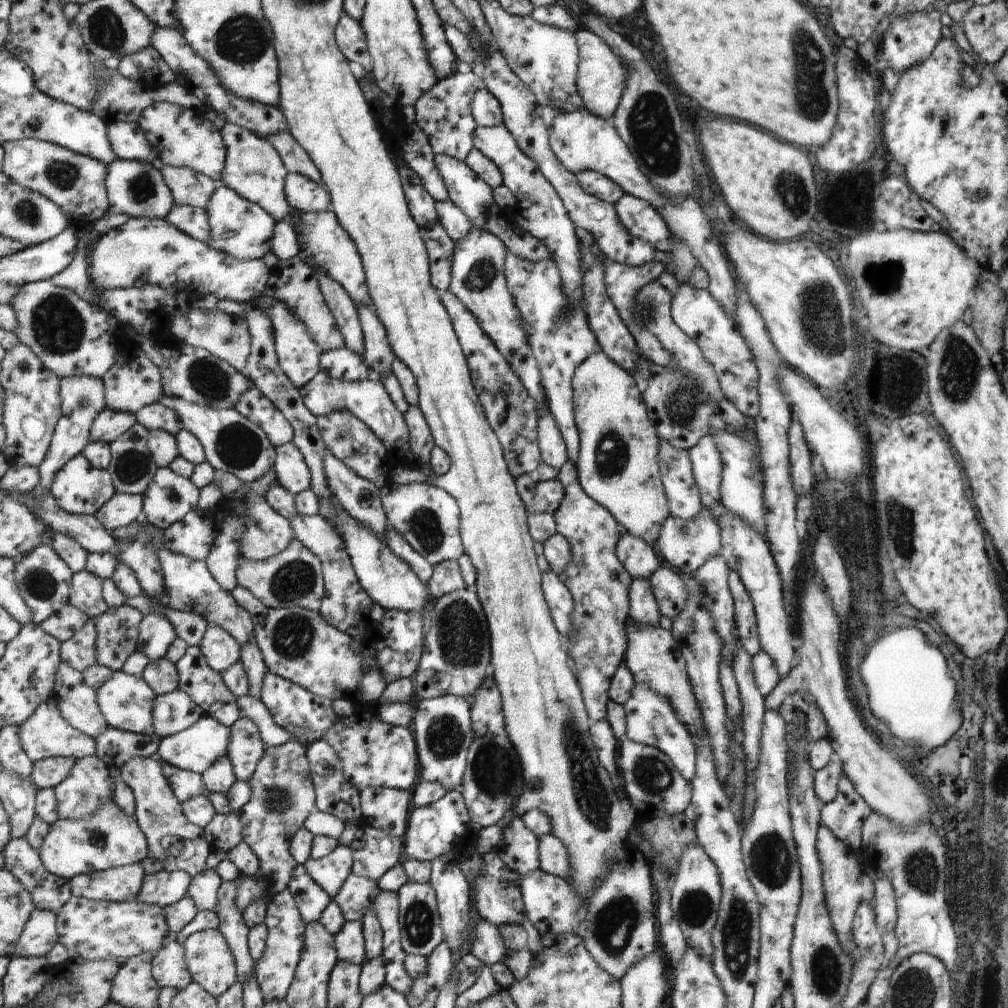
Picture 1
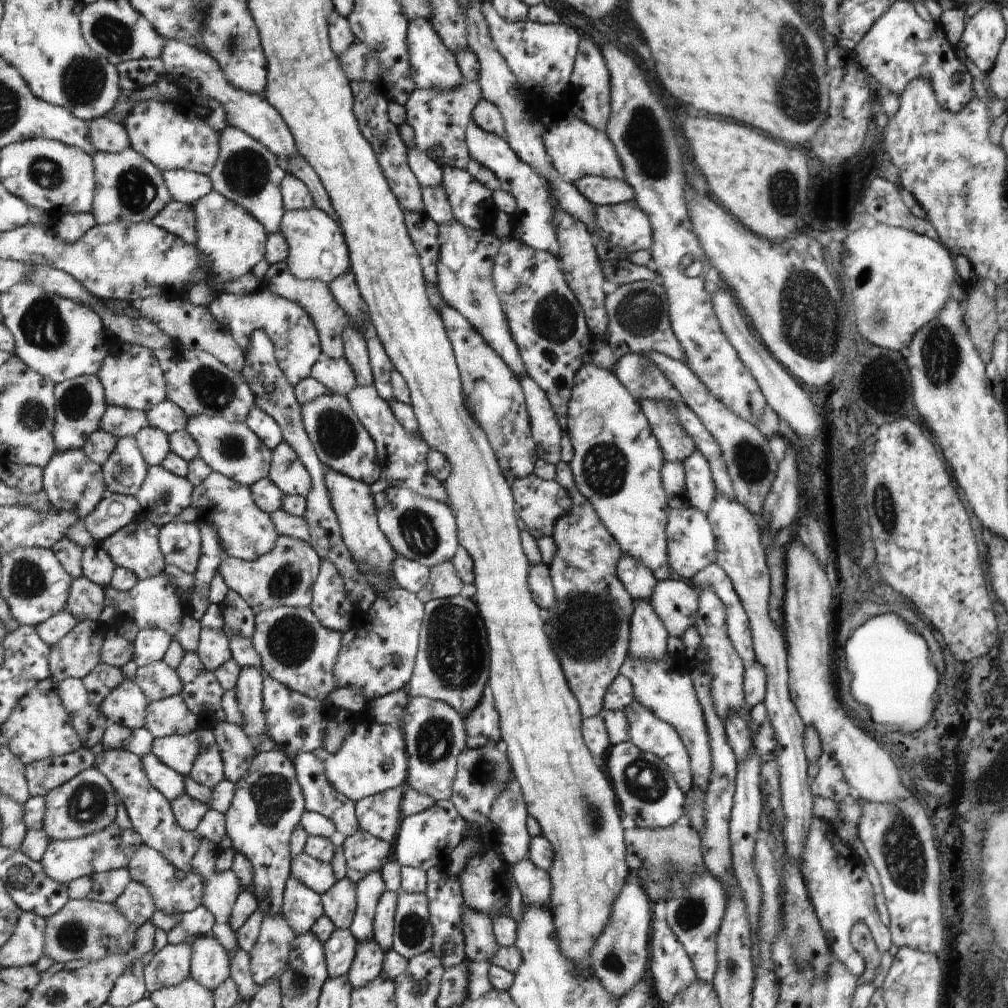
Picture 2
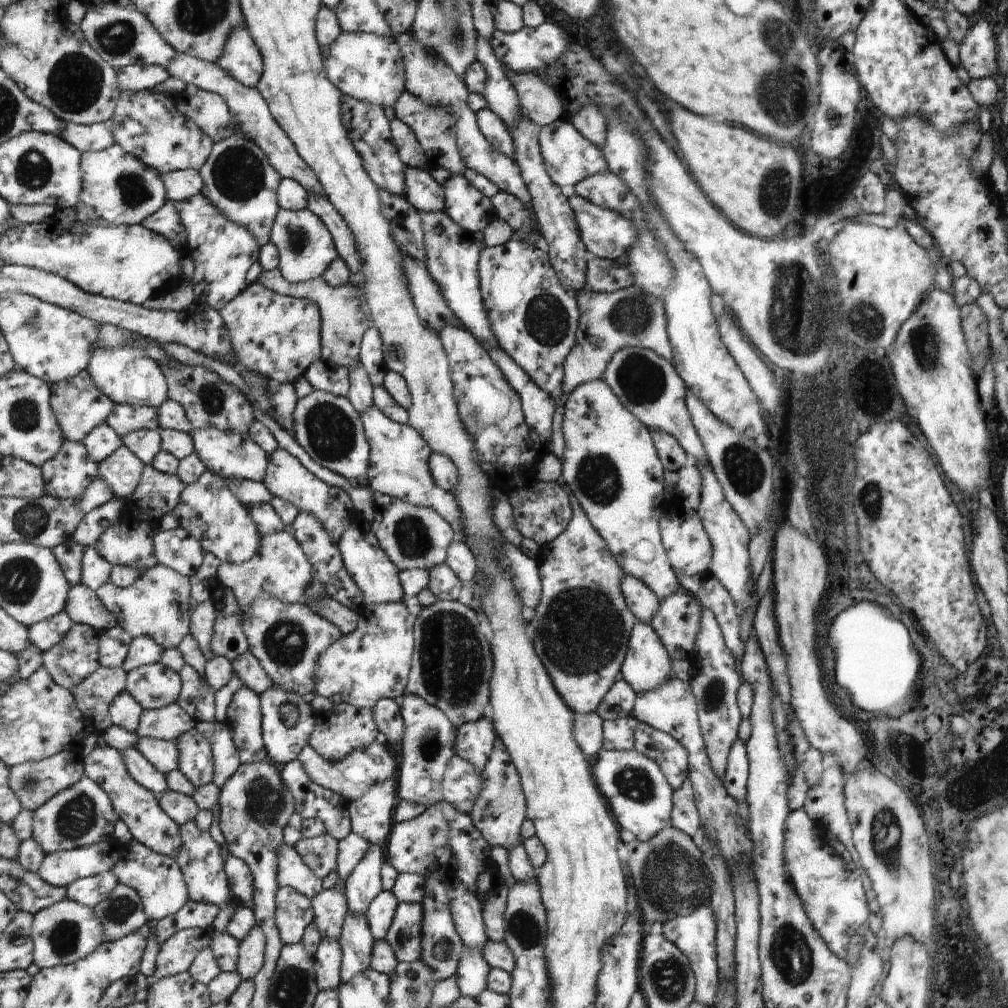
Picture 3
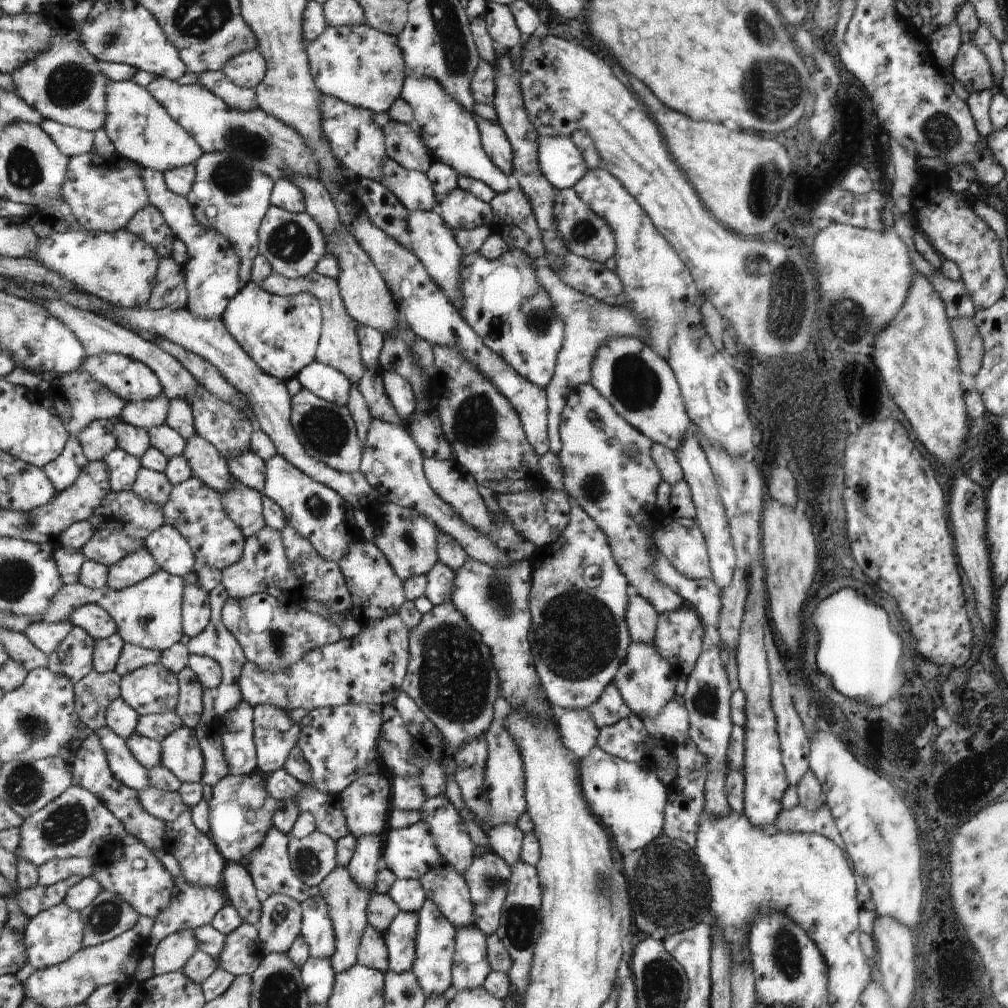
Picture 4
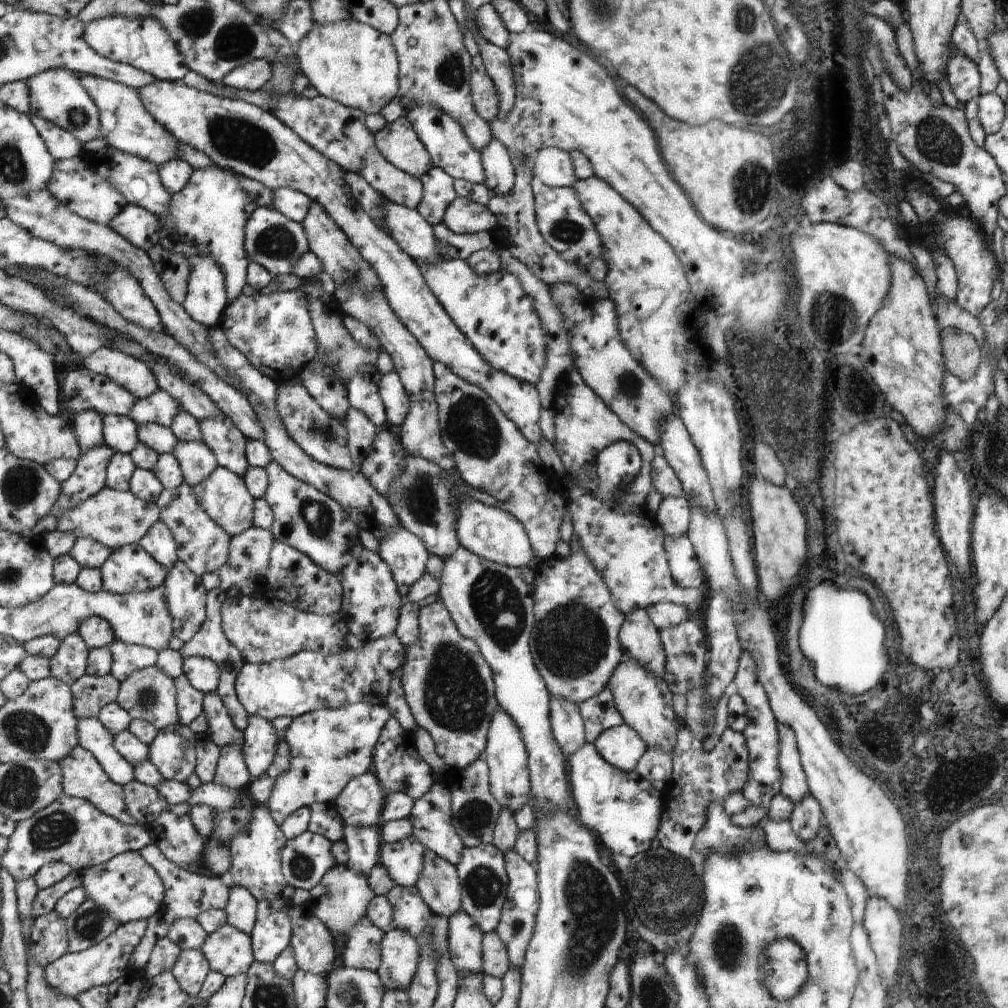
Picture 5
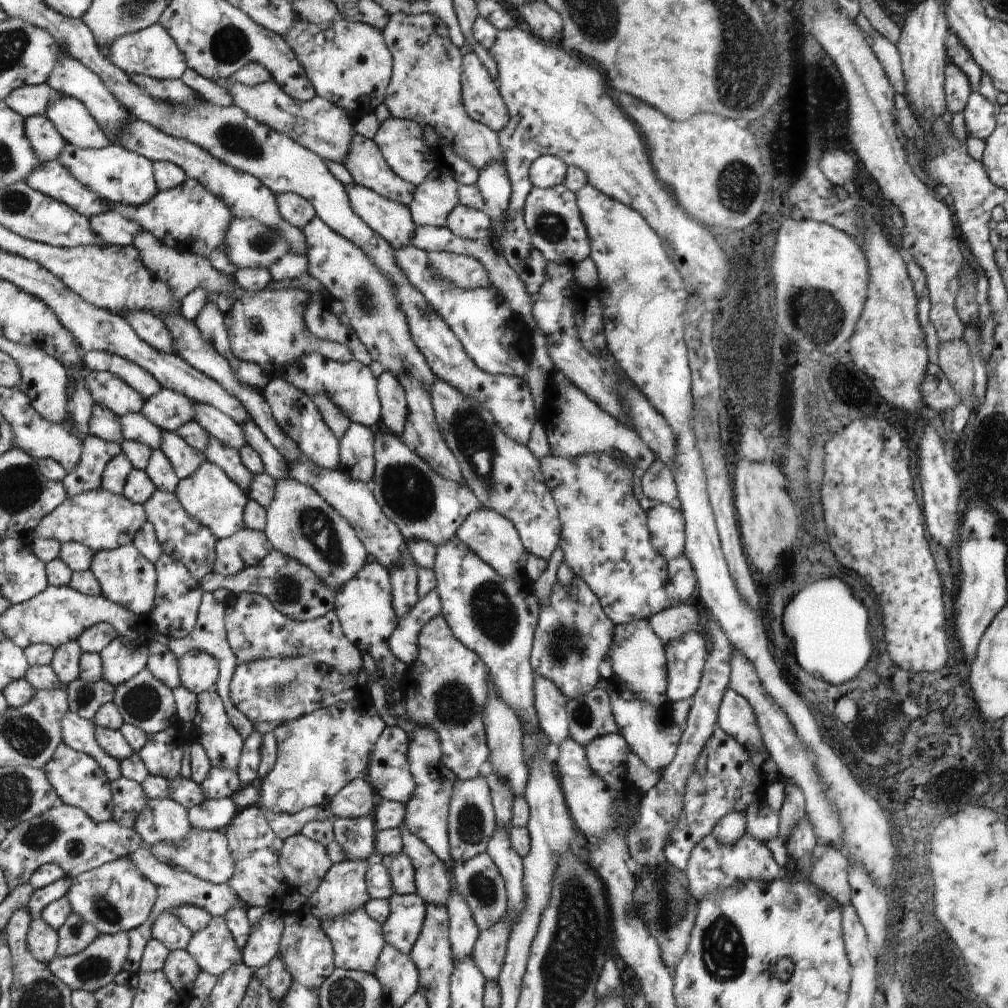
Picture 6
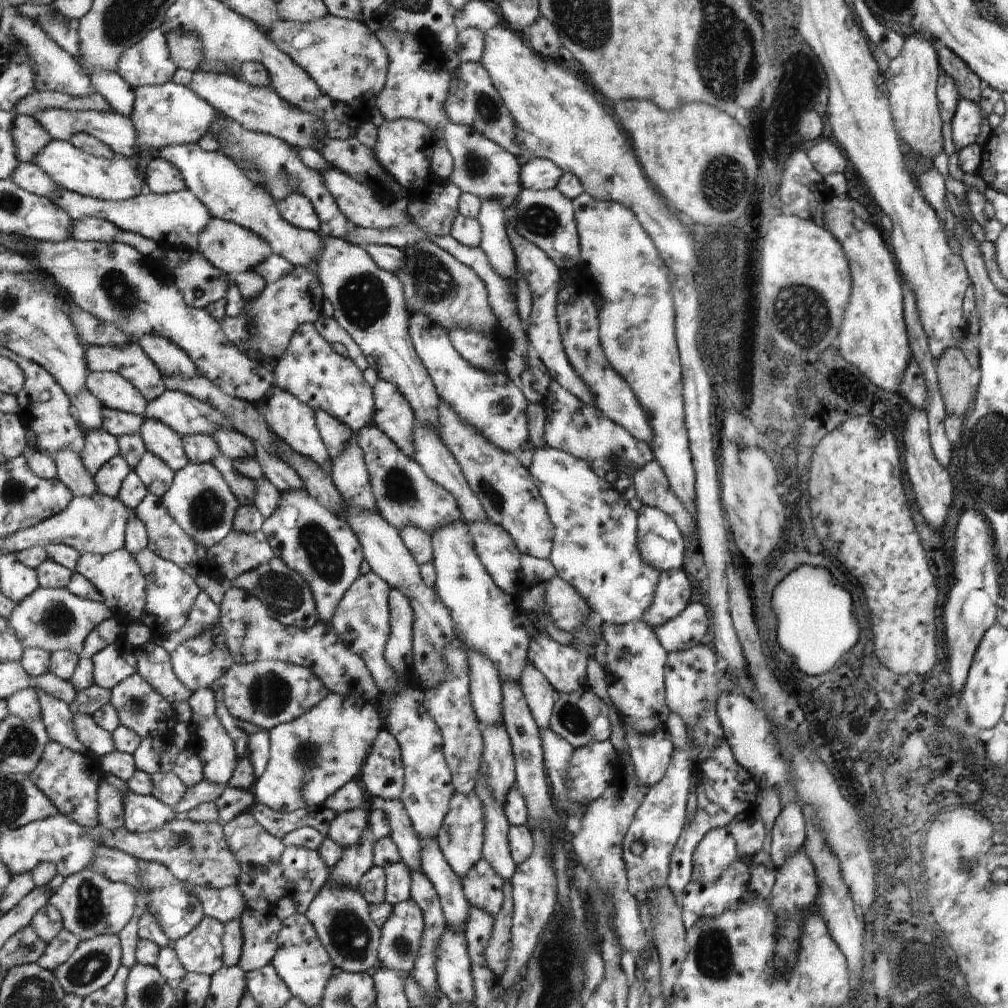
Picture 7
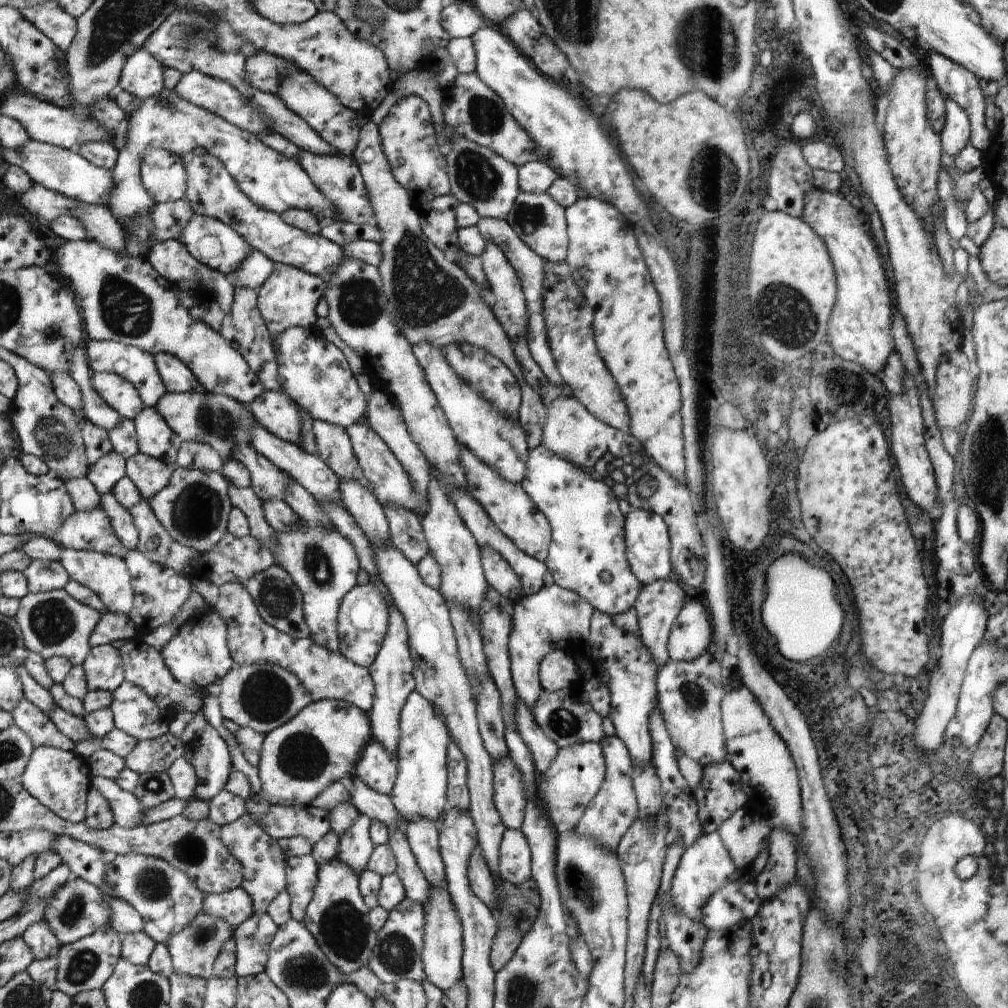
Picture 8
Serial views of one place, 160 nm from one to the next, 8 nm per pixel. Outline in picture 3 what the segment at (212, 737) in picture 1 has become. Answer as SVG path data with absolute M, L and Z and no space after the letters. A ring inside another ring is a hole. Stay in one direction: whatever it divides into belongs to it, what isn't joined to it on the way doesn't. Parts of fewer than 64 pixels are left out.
M139 737L136 749L149 758L154 768L166 775L178 768L178 746L174 740Z

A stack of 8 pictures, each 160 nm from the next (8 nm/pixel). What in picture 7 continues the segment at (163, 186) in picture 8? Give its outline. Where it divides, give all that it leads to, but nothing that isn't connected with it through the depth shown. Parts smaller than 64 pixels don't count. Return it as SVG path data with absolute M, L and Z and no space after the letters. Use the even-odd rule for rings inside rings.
M154 157L148 160L145 179L152 192L171 194L187 189L180 170L170 162Z

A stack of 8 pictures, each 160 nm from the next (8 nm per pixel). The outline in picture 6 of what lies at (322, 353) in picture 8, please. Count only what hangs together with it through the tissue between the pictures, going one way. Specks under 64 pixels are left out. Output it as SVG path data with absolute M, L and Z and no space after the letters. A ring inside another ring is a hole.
M320 353L302 355L300 359L290 365L284 379L301 389L310 398L313 398L316 393L328 394L336 402L338 408L346 412L350 422L370 428L382 418L377 377L374 376L373 370L369 366L363 365L356 360L342 364L338 361L327 359Z

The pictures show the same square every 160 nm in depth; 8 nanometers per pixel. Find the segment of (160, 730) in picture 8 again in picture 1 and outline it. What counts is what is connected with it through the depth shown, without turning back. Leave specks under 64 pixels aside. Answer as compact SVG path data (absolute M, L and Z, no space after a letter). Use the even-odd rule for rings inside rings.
M165 657L151 660L141 678L152 688L156 696L167 695L180 688L177 665Z

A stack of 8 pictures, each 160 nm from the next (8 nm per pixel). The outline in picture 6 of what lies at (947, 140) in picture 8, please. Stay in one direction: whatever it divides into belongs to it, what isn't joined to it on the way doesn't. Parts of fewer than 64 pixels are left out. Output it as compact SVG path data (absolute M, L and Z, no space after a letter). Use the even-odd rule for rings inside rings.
M972 91L963 113L967 136L985 141L994 132L996 126L994 105L982 94Z

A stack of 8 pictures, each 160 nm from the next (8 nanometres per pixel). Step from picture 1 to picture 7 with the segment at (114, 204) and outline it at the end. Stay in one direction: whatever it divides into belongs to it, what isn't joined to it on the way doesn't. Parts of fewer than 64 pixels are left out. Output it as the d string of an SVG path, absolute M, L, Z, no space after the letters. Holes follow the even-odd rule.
M21 163L11 180L14 180L22 190L37 196L50 198L50 194L60 190L60 186L54 180L50 180L48 172L44 172L40 166L33 163Z

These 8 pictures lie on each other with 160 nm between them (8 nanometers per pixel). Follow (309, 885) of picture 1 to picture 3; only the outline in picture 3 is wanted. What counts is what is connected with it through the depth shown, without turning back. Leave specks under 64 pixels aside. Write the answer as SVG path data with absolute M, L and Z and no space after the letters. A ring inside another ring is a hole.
M288 886L278 888L275 922L283 946L301 942L306 928L313 920L312 899L305 898L304 894Z

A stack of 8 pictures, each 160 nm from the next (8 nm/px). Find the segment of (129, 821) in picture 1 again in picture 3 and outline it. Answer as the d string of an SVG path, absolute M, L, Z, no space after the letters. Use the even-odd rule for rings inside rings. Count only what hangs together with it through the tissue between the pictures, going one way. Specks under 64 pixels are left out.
M105 843L90 844L90 847L46 853L37 872L47 884L65 888L78 879L112 871L120 857L115 848Z

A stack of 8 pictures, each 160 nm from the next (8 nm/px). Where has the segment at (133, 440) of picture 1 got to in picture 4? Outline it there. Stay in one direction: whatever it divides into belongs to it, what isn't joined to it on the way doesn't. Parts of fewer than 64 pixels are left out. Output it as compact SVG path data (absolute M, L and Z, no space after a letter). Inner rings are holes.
M116 448L103 459L103 462L109 472L111 491L131 491L141 468L140 460Z

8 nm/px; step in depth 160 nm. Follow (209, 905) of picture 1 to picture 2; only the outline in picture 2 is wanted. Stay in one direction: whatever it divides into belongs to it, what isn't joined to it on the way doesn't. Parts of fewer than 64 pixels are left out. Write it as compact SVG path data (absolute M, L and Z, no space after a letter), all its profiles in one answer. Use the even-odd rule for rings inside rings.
M141 845L138 848L133 859L130 860L127 870L132 881L144 884L150 890L157 904L156 910L160 910L164 914L178 914L178 912L183 914L202 906L202 892L206 890L204 888L206 882L202 880L202 876L191 871L186 873L182 880L178 880L176 876L172 875L172 869L165 857L148 846Z

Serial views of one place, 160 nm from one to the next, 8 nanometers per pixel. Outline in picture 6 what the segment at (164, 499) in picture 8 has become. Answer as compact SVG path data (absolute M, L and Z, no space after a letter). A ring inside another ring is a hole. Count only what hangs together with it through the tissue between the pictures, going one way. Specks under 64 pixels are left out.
M204 461L194 474L180 479L176 492L185 511L202 526L212 530L217 540L228 538L244 528L243 512L249 498L226 473L213 462Z

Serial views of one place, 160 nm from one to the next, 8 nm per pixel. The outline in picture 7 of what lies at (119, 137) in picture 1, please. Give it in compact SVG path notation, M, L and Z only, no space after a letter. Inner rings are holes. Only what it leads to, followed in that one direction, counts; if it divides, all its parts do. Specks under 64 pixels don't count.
M17 115L14 138L21 163L33 163L53 139L40 121L26 115Z

